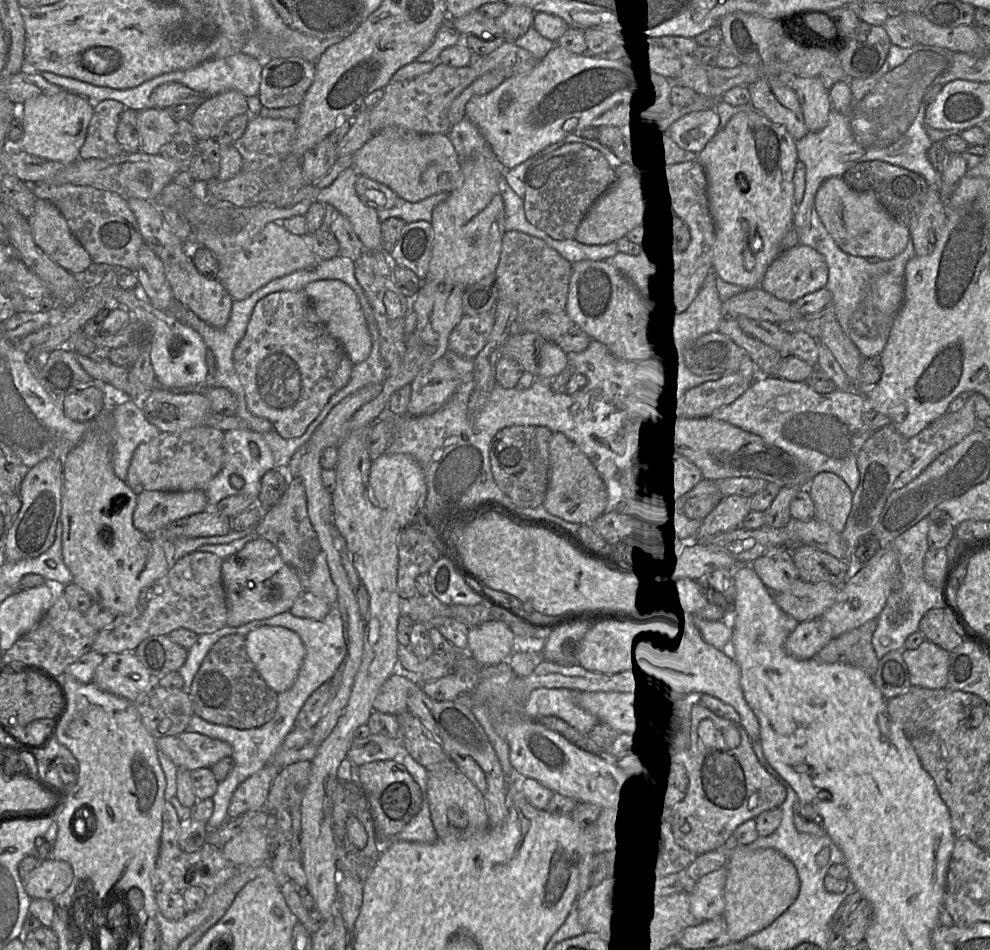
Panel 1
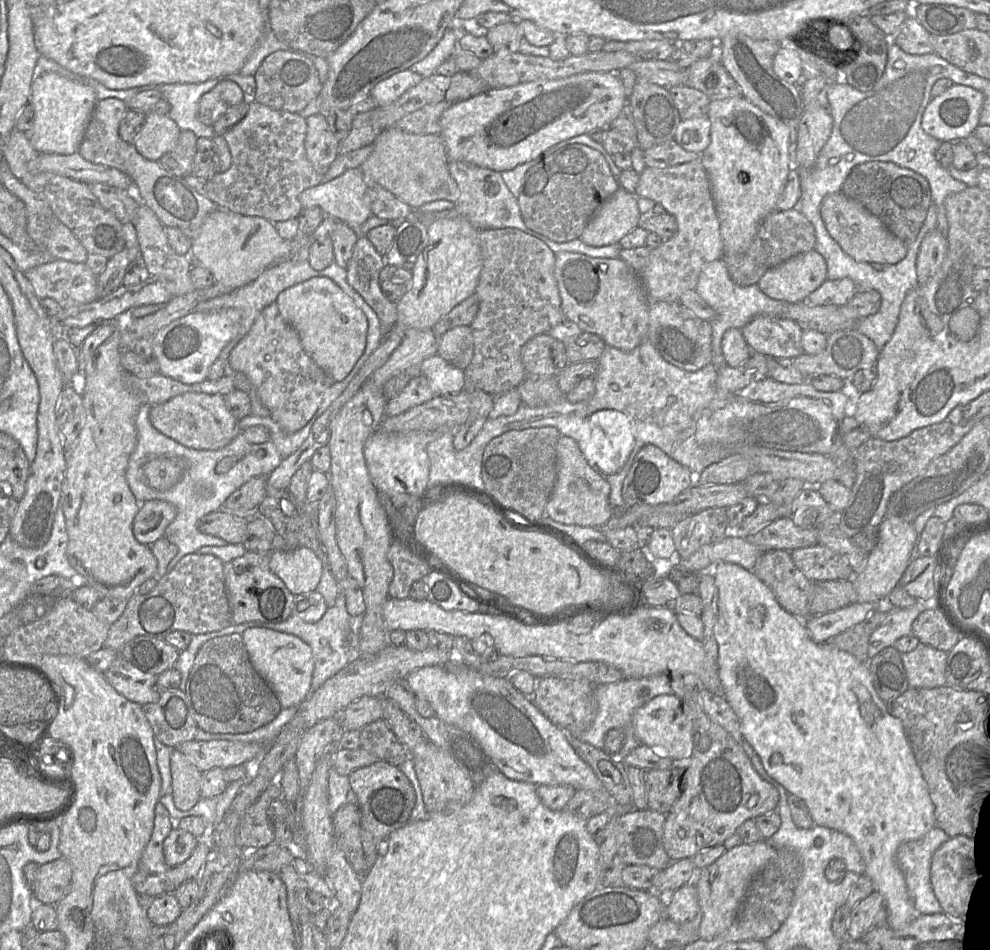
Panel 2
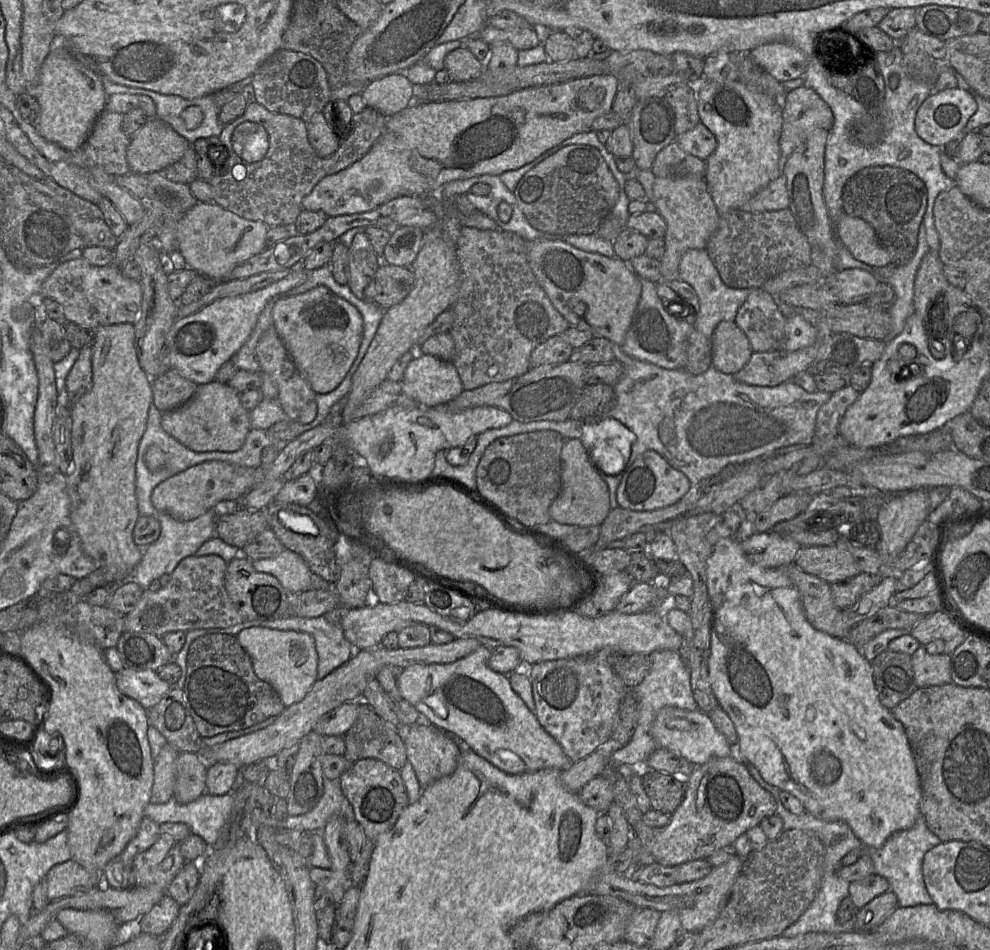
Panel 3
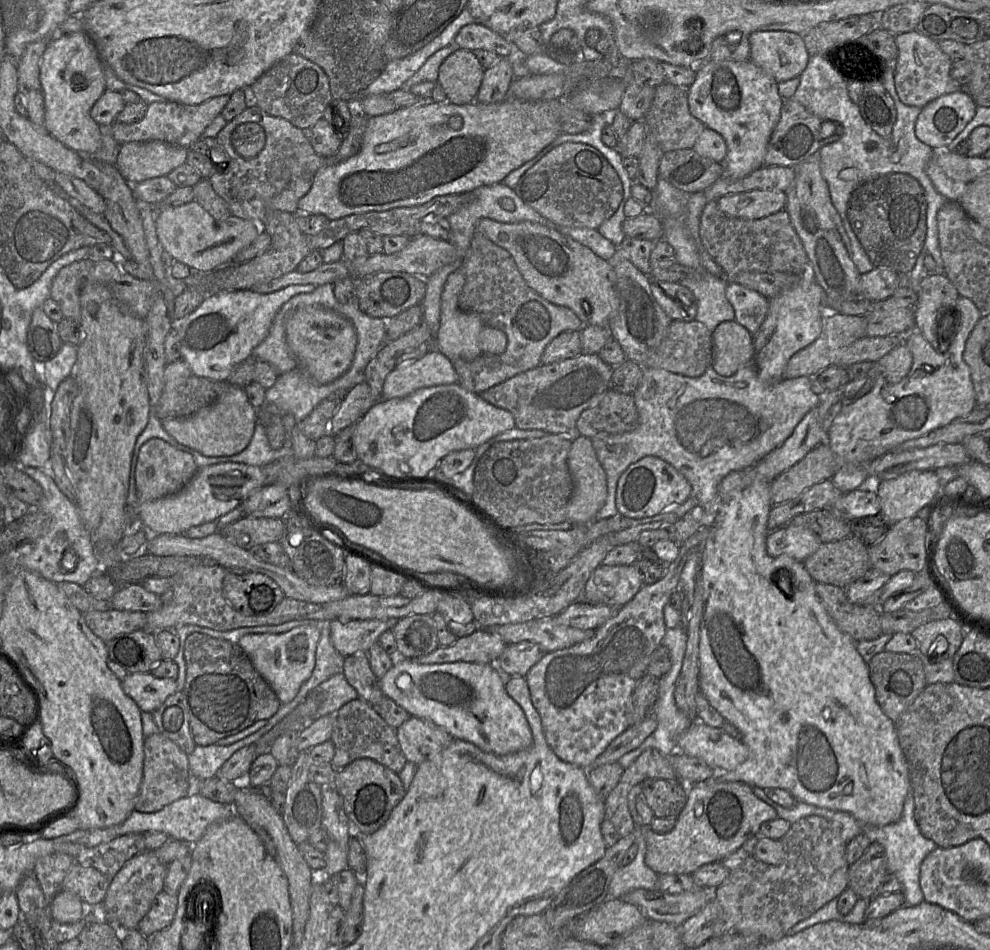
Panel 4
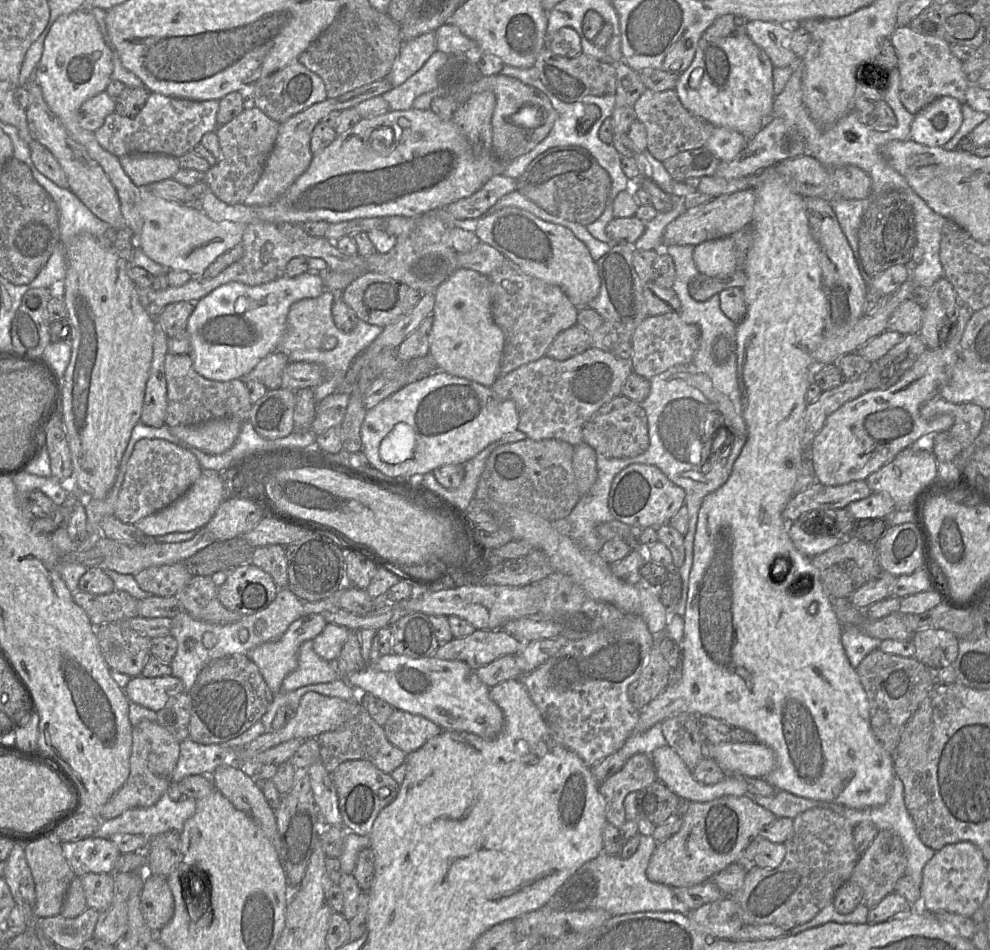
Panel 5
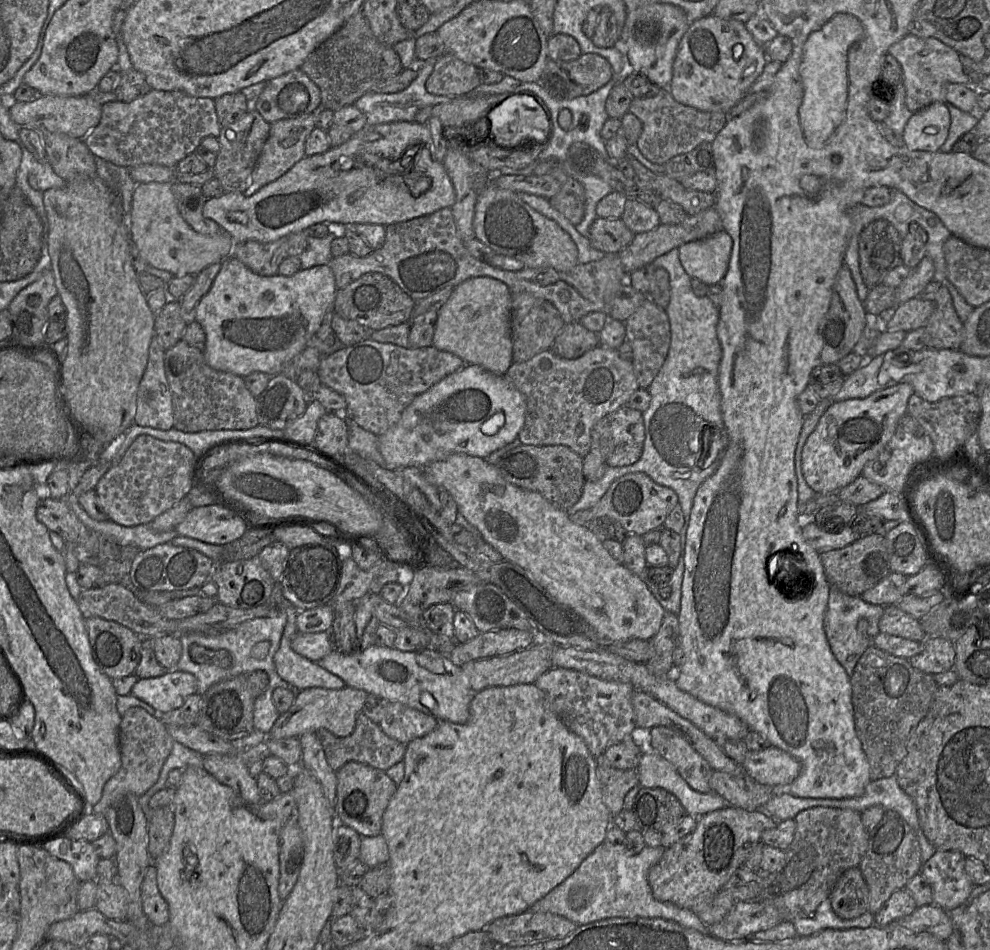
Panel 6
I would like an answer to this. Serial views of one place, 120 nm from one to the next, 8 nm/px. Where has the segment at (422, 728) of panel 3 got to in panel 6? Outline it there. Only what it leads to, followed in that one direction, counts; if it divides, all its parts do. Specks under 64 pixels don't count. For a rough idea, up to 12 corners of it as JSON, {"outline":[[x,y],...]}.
{"outline":[[387,702],[378,726],[406,745],[438,721],[399,702]]}

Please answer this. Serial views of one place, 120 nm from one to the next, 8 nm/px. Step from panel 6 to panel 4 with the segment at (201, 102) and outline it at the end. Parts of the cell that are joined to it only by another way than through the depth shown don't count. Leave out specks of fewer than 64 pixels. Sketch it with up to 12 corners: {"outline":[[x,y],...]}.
{"outline":[[230,95],[189,105],[147,105],[136,123],[111,123],[123,144],[161,140],[189,148]]}

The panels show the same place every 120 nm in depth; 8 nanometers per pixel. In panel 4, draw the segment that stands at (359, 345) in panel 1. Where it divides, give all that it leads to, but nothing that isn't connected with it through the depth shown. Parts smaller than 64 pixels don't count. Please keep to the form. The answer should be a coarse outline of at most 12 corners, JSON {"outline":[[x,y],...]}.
{"outline":[[322,306],[295,311],[286,336],[320,384],[354,359],[357,334]]}

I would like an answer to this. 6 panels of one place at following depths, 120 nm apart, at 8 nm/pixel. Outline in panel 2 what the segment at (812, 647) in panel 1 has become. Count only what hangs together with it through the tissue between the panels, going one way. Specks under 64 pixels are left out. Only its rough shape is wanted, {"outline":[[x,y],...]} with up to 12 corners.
{"outline":[[854,602],[803,621],[825,643],[864,621],[877,603]]}

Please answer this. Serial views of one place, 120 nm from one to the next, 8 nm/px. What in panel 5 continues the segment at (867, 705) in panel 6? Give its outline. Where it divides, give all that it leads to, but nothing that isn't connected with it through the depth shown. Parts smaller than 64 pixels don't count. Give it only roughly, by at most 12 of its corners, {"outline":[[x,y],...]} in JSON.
{"outline":[[875,649],[856,672],[872,732],[894,755],[934,687],[915,657]]}

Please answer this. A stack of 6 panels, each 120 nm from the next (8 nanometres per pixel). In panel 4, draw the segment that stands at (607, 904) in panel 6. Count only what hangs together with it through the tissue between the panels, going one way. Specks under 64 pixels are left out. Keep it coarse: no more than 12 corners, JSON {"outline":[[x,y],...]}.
{"outline":[[641,826],[633,830],[637,852],[619,867],[606,899],[636,890],[657,890],[658,874],[645,864]]}

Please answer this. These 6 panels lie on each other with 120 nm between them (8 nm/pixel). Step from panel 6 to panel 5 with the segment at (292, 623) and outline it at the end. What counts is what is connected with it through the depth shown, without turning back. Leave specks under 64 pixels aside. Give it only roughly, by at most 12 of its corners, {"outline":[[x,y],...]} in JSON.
{"outline":[[299,649],[298,667],[283,680],[281,693],[339,678],[313,649]]}

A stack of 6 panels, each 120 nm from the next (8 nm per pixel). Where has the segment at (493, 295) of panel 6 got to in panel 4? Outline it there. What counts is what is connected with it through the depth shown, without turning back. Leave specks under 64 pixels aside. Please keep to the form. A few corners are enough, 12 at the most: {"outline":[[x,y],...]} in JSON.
{"outline":[[460,267],[441,294],[434,347],[451,361],[502,354],[507,337],[459,308]]}

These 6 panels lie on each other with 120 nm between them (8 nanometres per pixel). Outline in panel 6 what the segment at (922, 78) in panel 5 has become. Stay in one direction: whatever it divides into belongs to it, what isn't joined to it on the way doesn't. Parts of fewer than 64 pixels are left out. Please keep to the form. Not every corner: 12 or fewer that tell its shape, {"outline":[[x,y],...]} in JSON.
{"outline":[[910,33],[888,53],[911,113],[970,85],[959,54]]}

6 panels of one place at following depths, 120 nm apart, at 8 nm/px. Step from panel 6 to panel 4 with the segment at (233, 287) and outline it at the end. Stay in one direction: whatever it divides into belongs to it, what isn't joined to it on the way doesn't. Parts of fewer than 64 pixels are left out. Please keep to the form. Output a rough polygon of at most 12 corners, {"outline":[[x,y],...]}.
{"outline":[[222,290],[174,322],[181,358],[224,381],[291,297]]}

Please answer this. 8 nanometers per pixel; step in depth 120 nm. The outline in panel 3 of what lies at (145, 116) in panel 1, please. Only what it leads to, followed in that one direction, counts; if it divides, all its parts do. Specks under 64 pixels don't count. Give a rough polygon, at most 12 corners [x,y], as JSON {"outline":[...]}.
{"outline":[[148,117],[130,137],[131,173],[162,172],[191,143]]}

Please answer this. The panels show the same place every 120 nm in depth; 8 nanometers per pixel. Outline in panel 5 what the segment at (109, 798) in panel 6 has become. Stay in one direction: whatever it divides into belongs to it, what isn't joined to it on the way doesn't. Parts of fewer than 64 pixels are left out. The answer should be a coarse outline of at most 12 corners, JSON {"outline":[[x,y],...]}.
{"outline":[[156,721],[132,728],[129,776],[101,808],[110,820],[169,789],[179,742]]}

